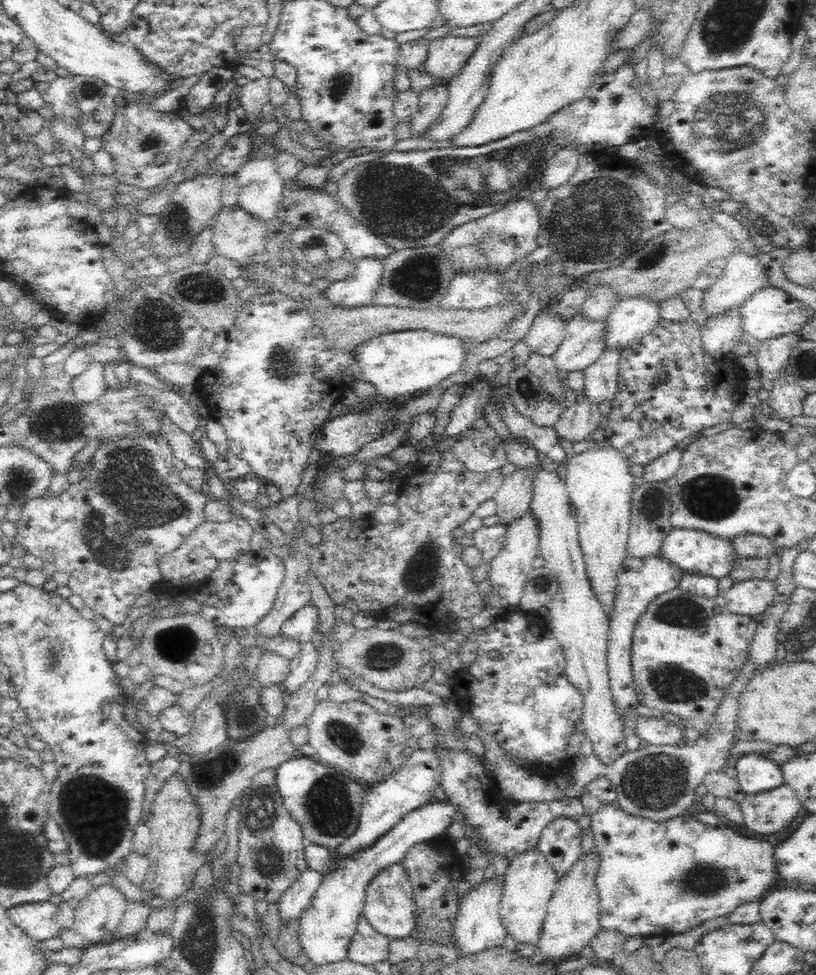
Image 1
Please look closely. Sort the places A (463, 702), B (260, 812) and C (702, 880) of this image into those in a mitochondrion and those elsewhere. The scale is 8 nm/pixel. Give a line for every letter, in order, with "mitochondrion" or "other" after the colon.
A: other
B: mitochondrion
C: mitochondrion

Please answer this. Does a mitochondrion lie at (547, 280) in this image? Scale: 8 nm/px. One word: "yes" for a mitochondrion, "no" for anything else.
no

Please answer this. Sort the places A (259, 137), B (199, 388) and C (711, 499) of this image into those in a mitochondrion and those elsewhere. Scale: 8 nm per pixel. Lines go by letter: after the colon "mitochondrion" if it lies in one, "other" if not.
A: other
B: other
C: mitochondrion

